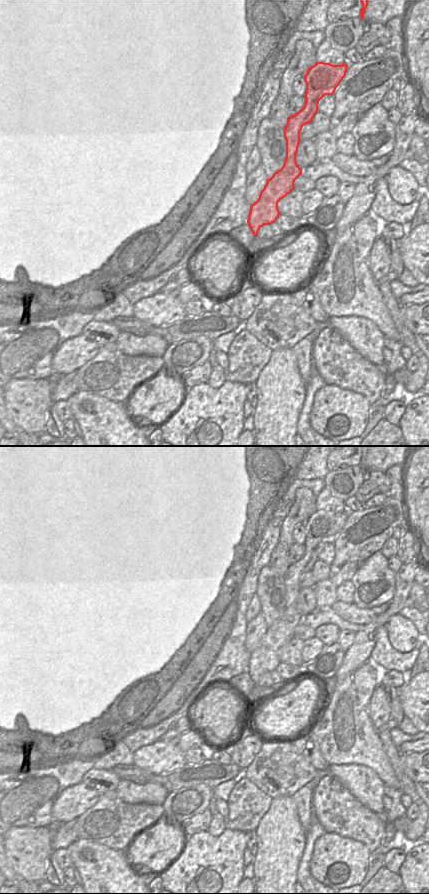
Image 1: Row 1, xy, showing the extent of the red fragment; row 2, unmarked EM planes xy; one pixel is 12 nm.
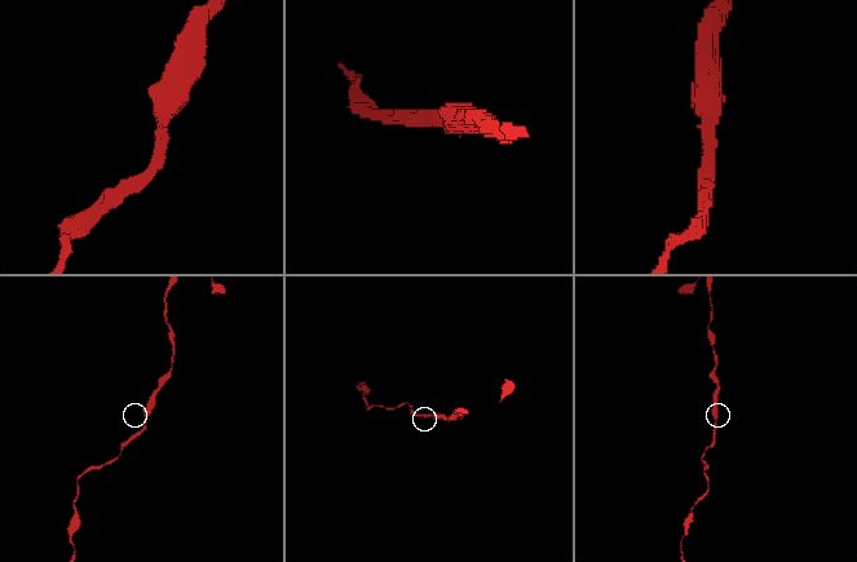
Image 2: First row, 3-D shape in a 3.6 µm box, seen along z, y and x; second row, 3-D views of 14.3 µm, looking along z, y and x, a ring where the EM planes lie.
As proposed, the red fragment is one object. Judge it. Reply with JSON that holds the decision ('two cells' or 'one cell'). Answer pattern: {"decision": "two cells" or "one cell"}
{"decision": "one cell"}

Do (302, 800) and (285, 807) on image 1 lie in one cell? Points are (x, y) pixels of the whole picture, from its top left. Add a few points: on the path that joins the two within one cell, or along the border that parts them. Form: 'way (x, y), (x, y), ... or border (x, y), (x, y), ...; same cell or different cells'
border (290, 797), (294, 802), (298, 821), (301, 825); different cells

